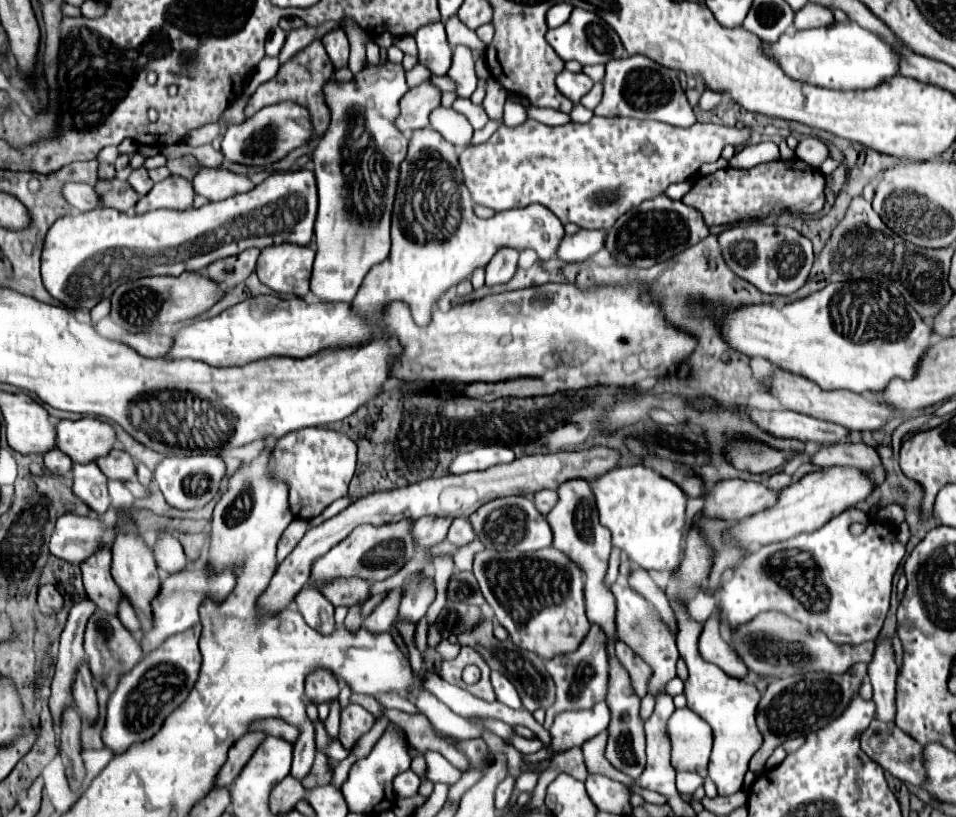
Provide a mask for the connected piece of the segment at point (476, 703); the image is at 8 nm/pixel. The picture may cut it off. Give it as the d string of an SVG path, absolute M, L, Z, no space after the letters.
M435 672L425 674L425 688L431 694L435 694L443 704L447 704L455 714L459 714L463 718L491 716L491 718L499 718L499 720L503 720L503 722L507 722L511 726L521 724L521 726L531 728L543 740L543 744L549 742L549 732L535 722L535 718L533 718L533 714L529 710L523 710L523 708L521 710L511 710L509 706L503 706L497 700L495 702L485 702L485 700L473 696L471 692L445 682Z

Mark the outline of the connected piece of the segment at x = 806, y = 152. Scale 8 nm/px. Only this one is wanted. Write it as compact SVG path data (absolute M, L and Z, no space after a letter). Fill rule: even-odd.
M805 138L805 140L801 140L795 152L797 152L799 160L803 160L809 166L815 166L815 168L819 168L829 158L829 148L819 138Z

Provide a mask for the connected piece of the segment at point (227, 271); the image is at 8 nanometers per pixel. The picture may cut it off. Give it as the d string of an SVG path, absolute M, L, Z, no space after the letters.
M257 248L243 250L237 256L223 258L223 260L217 260L217 262L209 264L205 268L205 272L207 272L205 276L211 278L213 282L217 282L223 290L231 290L237 284L241 284L255 270L257 258L259 258L259 250Z

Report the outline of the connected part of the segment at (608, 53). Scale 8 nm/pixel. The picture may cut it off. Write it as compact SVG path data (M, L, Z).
M573 8L571 18L563 26L551 28L547 32L547 42L563 60L577 60L581 64L607 64L609 60L621 58L625 54L625 48L615 30L611 30L611 26L607 26L607 22L595 12L583 8Z

